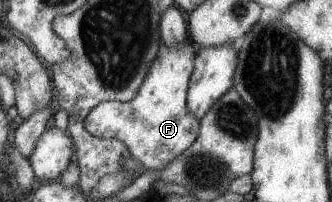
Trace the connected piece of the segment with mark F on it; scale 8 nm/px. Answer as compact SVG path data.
M187 40L177 49L163 50L158 55L149 69L148 76L140 88L140 92L131 102L100 102L97 108L92 108L91 112L85 117L85 129L94 137L100 139L119 139L128 148L129 156L136 158L145 166L144 171L150 168L163 168L169 162L175 160L179 155L183 155L199 136L200 120L187 110L186 98L190 76L194 69L194 56L197 46L191 40Z

